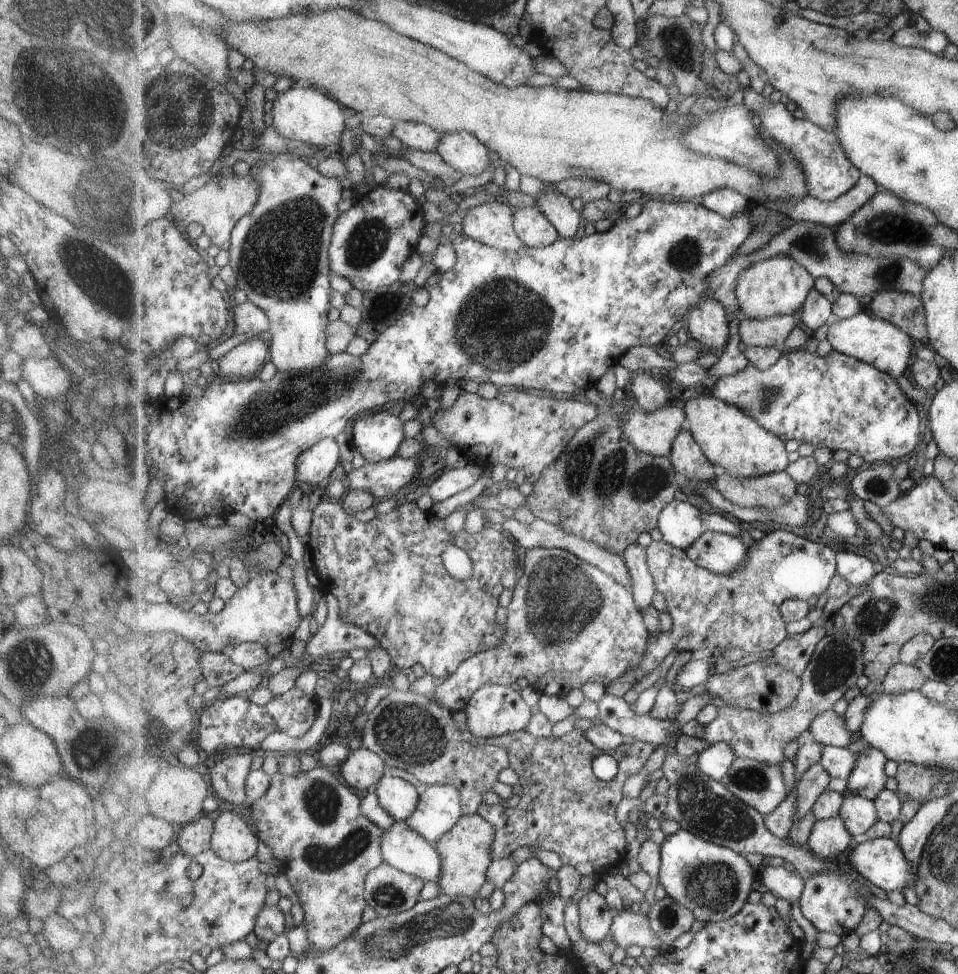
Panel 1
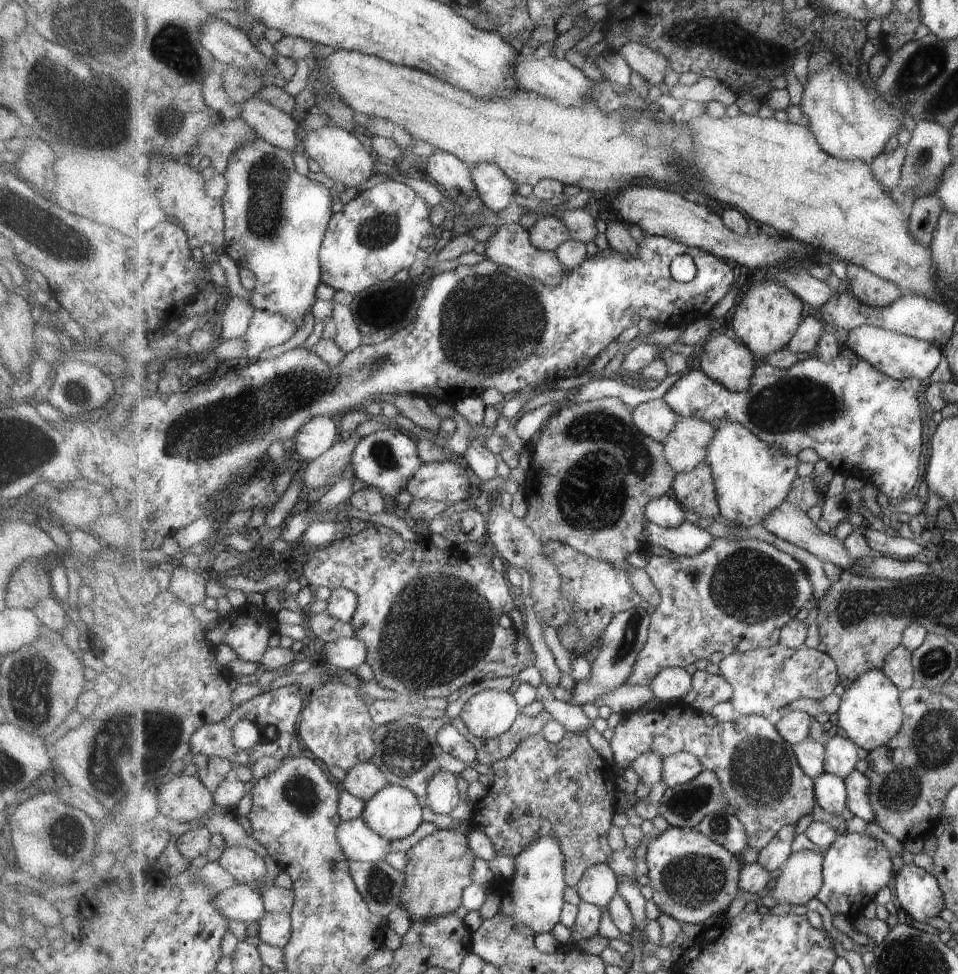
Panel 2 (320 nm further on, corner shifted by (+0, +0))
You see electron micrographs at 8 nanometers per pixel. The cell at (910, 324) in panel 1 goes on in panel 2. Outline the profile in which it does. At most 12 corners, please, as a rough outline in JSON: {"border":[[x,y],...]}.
{"border":[[847,264],[849,290],[868,305],[907,292],[866,268]]}

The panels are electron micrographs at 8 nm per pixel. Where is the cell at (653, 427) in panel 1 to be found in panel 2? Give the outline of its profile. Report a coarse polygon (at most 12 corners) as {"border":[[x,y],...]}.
{"border":[[684,418],[663,443],[679,473],[708,460],[715,424]]}

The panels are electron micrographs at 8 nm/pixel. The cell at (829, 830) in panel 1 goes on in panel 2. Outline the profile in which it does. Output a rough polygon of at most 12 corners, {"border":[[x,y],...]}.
{"border":[[794,852],[770,896],[801,906],[823,886],[824,855]]}

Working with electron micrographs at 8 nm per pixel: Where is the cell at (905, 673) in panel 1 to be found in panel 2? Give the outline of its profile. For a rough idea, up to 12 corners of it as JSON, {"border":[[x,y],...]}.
{"border":[[901,643],[882,668],[904,691],[918,685],[912,650]]}

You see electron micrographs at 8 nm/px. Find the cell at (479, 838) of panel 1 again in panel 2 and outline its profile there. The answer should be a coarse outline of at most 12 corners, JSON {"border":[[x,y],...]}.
{"border":[[439,829],[407,852],[411,922],[450,915],[473,882],[465,833]]}

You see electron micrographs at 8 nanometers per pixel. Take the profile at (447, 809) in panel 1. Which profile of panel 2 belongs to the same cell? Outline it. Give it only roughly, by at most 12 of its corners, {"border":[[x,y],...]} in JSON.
{"border":[[439,771],[428,783],[426,804],[450,814],[461,802],[459,777]]}

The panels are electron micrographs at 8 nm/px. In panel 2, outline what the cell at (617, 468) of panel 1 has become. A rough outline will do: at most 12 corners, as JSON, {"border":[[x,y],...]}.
{"border":[[619,398],[566,401],[530,442],[525,521],[627,569],[664,444]]}

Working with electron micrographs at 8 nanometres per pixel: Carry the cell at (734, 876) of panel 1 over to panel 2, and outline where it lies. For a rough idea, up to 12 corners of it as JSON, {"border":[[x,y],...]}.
{"border":[[699,829],[646,852],[661,914],[701,924],[731,904],[744,862]]}

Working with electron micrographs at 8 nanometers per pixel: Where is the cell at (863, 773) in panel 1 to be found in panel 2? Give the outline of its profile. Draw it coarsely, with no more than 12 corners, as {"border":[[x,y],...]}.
{"border":[[835,735],[826,746],[825,770],[843,780],[854,773],[859,746]]}

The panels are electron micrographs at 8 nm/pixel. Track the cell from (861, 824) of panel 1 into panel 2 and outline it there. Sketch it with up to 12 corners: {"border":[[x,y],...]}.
{"border":[[825,771],[815,780],[816,801],[840,815],[848,805],[846,782]]}

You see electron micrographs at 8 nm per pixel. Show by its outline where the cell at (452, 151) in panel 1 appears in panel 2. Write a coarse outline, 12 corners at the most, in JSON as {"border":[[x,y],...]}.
{"border":[[495,163],[471,165],[484,204],[509,208],[518,188]]}

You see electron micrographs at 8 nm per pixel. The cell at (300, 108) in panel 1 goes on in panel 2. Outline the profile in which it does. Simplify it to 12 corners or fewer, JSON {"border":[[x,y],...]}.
{"border":[[343,127],[307,131],[305,151],[345,188],[375,174],[378,158]]}

